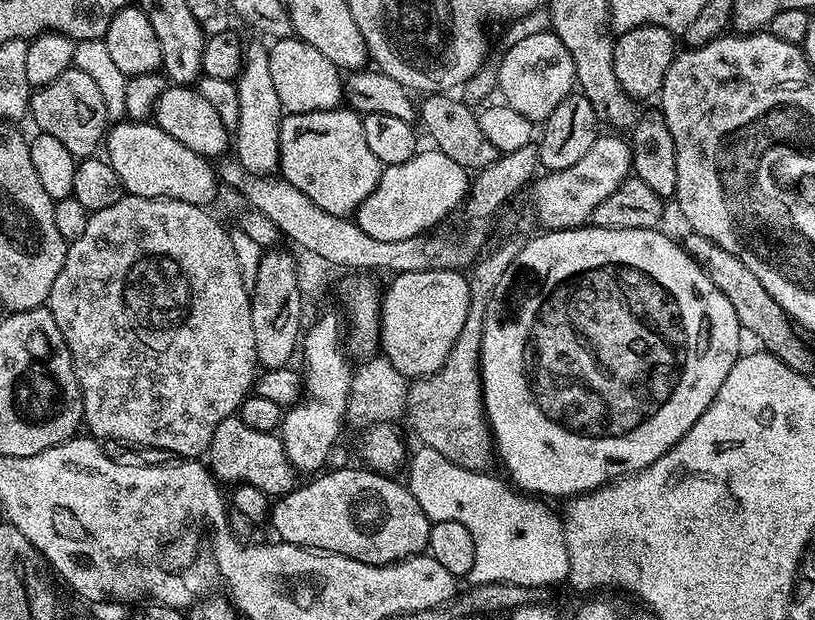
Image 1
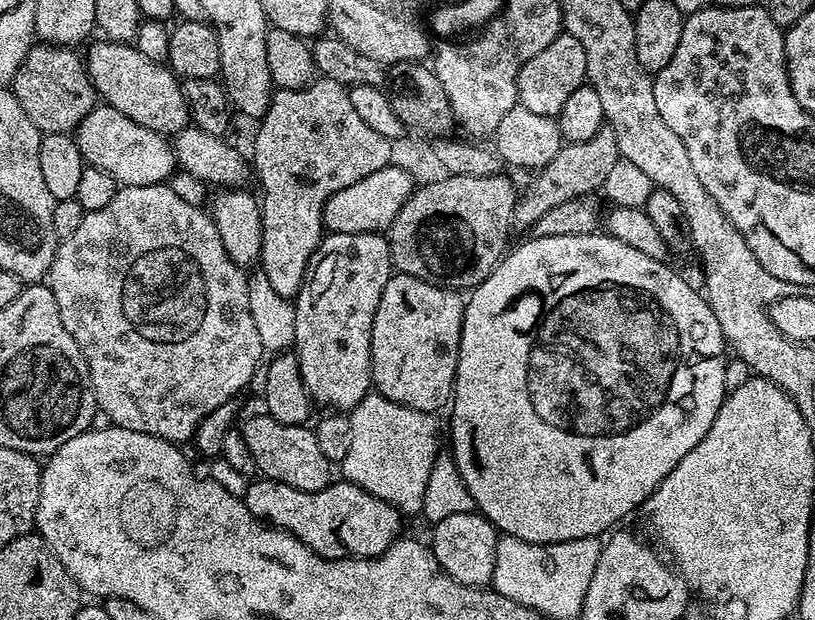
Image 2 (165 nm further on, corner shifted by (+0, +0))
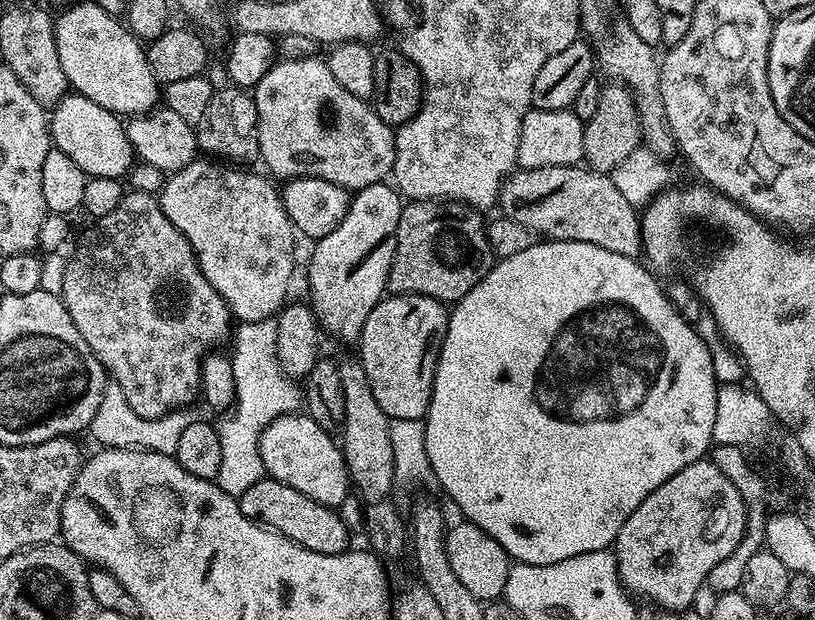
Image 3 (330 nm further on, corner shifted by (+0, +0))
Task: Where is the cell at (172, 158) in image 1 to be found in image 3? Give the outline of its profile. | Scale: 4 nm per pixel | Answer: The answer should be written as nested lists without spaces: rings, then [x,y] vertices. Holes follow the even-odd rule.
[[[79,94],[63,96],[51,109],[48,132],[55,148],[71,158],[87,177],[120,180],[133,166],[134,153],[125,121],[98,106],[98,102],[90,102],[90,98]]]

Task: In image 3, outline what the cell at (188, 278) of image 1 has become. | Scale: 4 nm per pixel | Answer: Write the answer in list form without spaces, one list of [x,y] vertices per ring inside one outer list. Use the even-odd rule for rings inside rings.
[[[129,191],[122,198],[122,202],[118,202],[118,206],[114,206],[114,210],[110,210],[110,214],[99,217],[93,224],[96,225],[86,229],[84,237],[77,242],[72,256],[67,257],[68,265],[62,278],[60,299],[64,301],[70,318],[74,318],[74,326],[78,326],[78,334],[82,334],[82,338],[86,338],[86,346],[90,346],[90,350],[104,367],[105,373],[110,374],[111,383],[119,386],[122,394],[126,394],[126,402],[130,402],[134,414],[138,414],[142,418],[162,418],[167,412],[187,409],[189,407],[187,404],[192,399],[197,399],[198,393],[201,391],[200,367],[204,357],[213,350],[219,349],[221,347],[219,344],[224,339],[226,339],[225,341],[229,339],[228,323],[233,323],[234,320],[232,311],[228,309],[228,304],[218,294],[218,290],[214,290],[214,286],[210,286],[210,282],[206,282],[206,274],[202,274],[190,242],[186,242],[186,238],[178,230],[178,226],[174,226],[174,222],[170,222],[170,218],[166,218],[156,196],[145,192]]]

